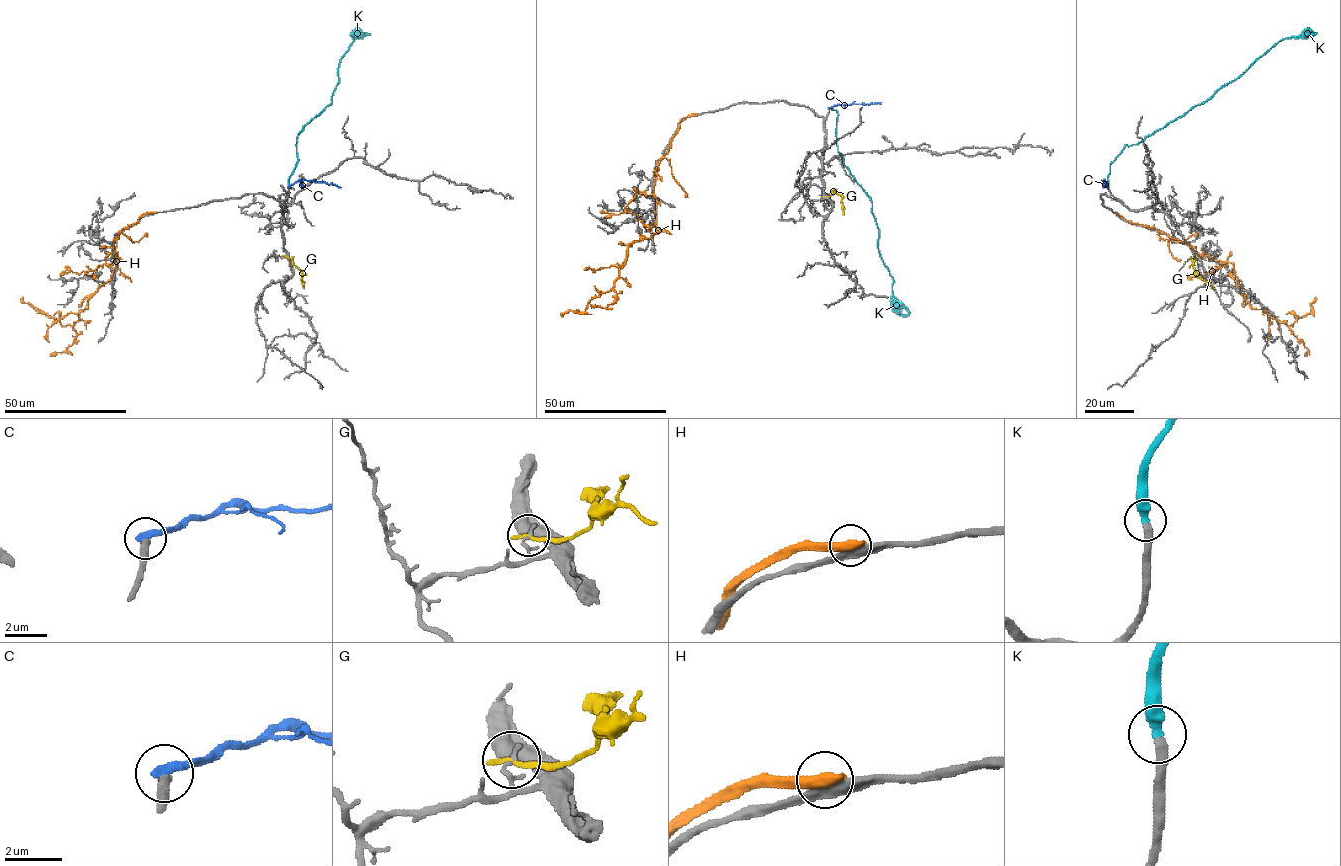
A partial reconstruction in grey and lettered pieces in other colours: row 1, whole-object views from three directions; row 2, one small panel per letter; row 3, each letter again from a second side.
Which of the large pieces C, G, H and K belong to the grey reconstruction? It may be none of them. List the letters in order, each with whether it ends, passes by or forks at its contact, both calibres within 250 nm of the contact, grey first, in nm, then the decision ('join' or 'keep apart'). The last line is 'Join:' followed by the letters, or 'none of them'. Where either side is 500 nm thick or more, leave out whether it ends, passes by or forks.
C: it ends; calibres 320 and 380 nm; keep apart
G: it ends; calibres 140 and 200 nm; keep apart
H: calibres 440 and 500 nm; keep apart
K: it ends; calibres 280 and 360 nm; join
Join: K

